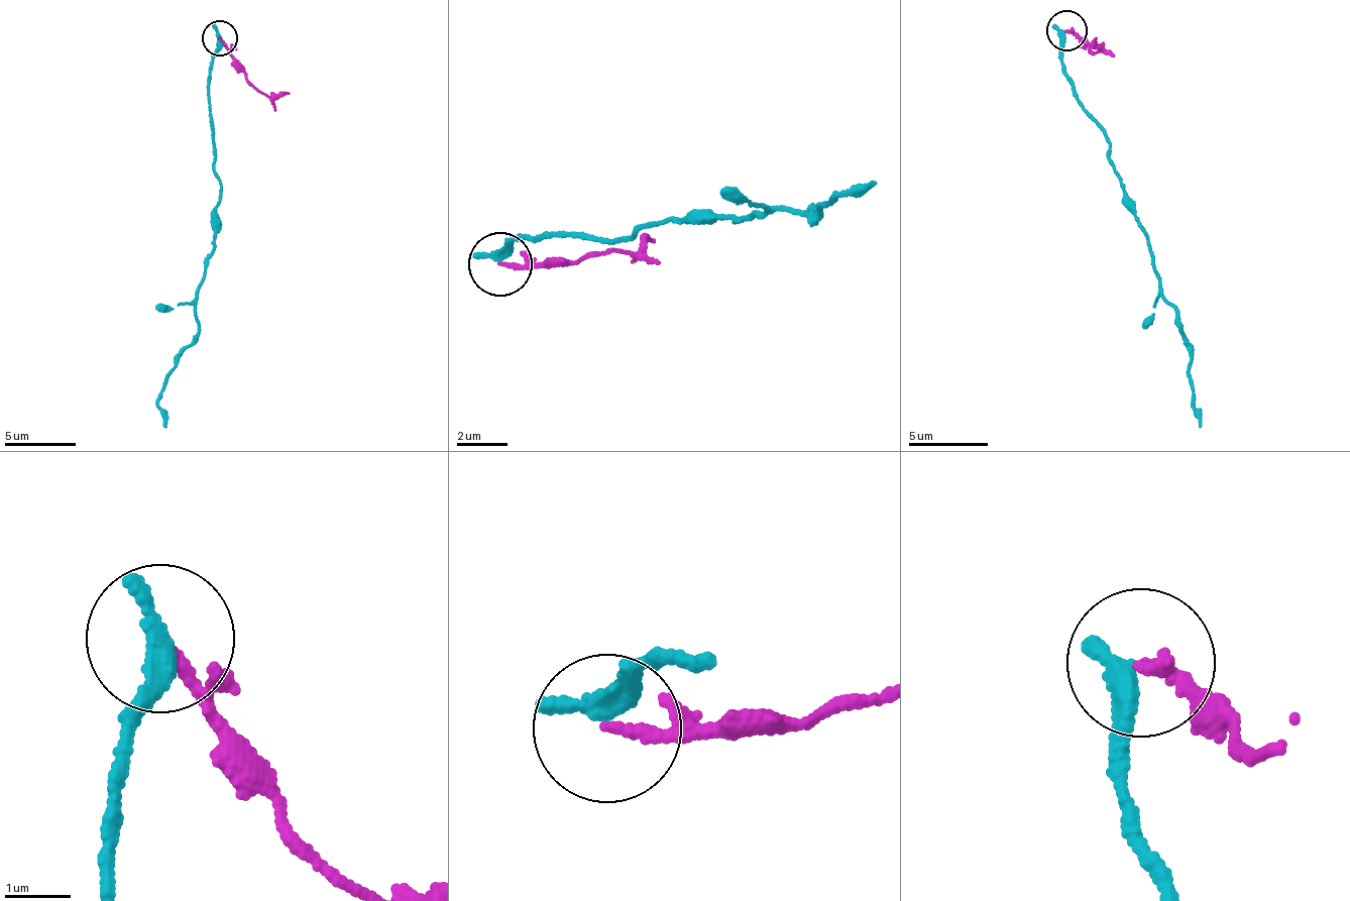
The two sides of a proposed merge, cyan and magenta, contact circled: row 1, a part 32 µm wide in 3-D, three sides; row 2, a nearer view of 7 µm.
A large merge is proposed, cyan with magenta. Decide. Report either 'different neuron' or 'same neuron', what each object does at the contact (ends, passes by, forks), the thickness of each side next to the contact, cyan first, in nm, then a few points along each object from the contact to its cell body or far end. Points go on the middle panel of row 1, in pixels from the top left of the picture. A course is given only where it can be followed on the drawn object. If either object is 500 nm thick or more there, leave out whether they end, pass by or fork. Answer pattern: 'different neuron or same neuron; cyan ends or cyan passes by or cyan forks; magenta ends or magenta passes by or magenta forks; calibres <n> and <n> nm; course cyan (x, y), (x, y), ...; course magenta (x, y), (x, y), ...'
different neuron; cyan ends; magenta passes by; calibres 360 and 120 nm; course cyan (500, 263), (520, 236), (617, 240), (706, 208), (749, 216), (819, 208), (814, 215), (877, 186); course magenta (500, 263), (633, 252), (654, 237)

